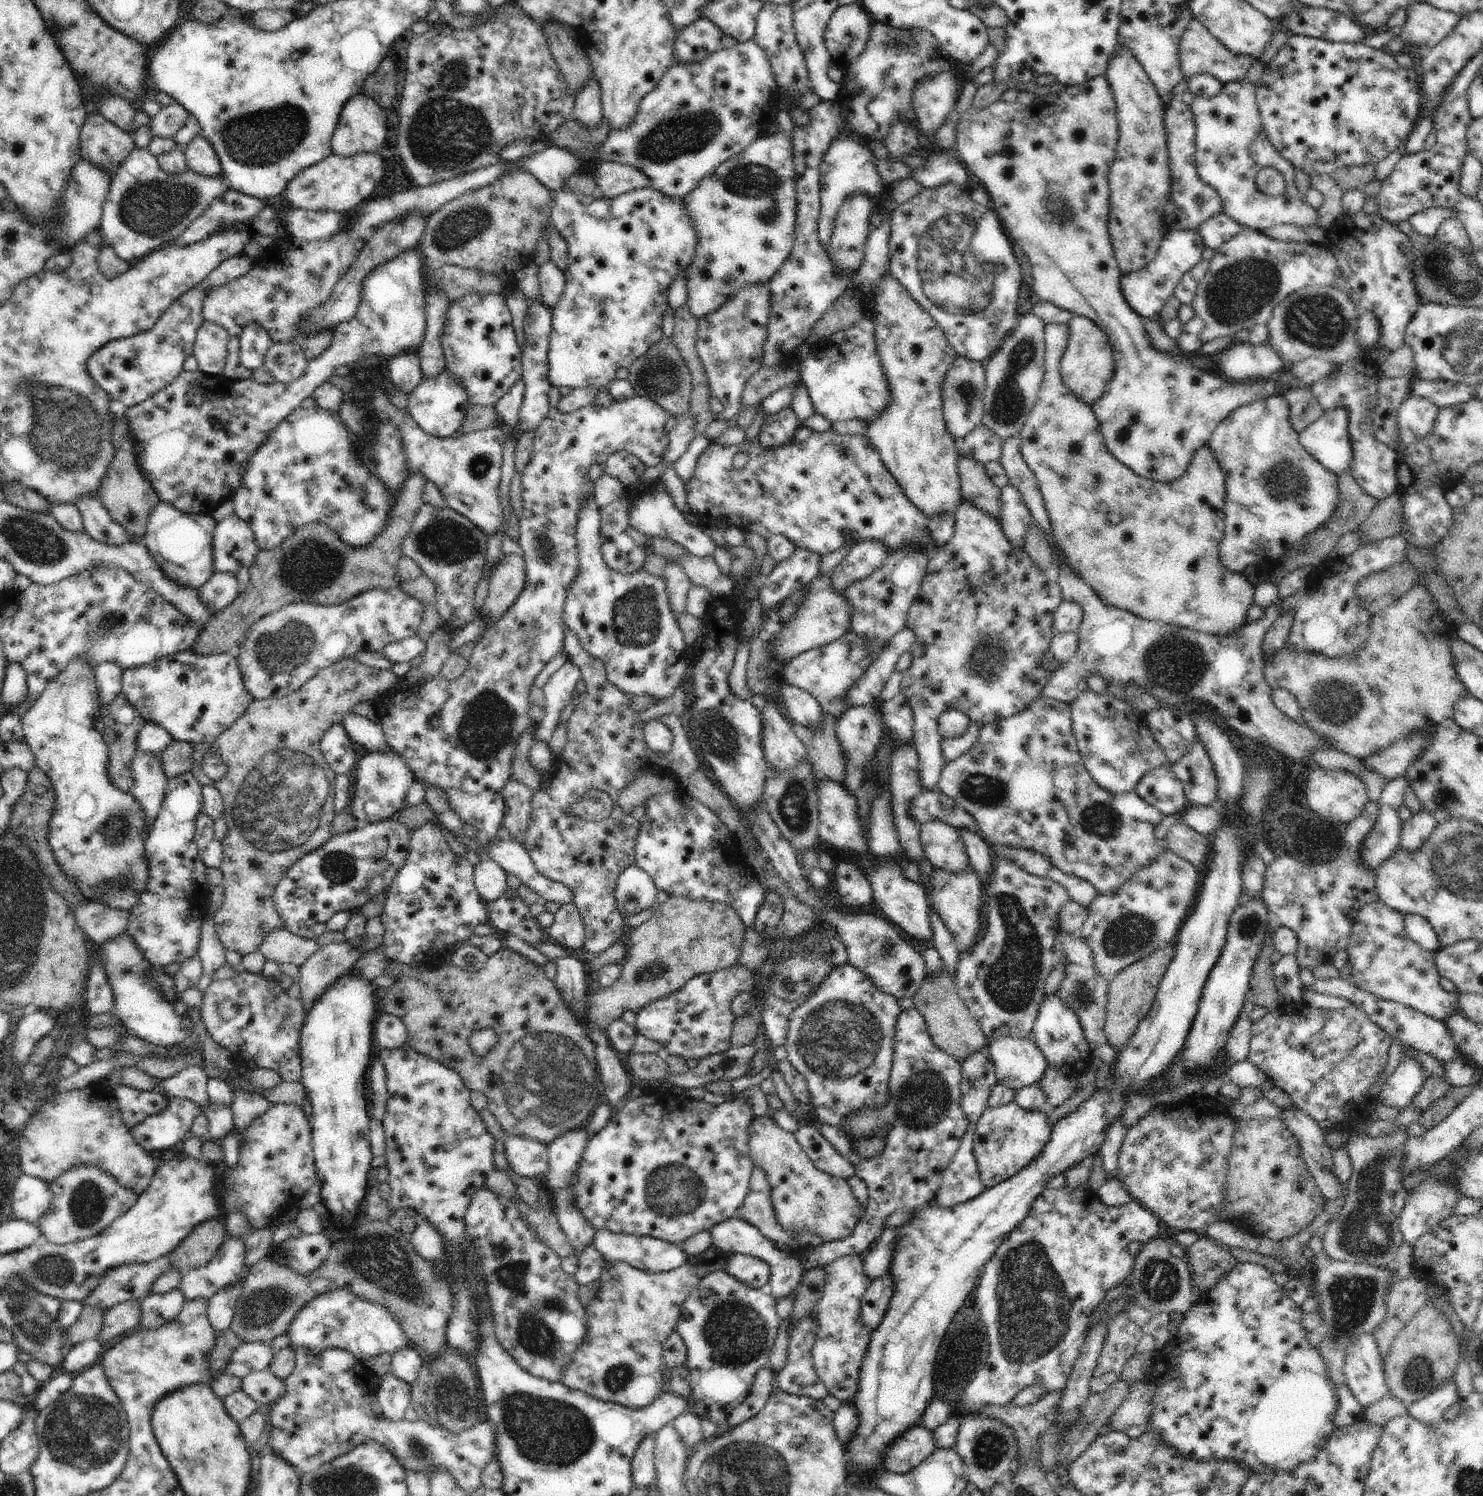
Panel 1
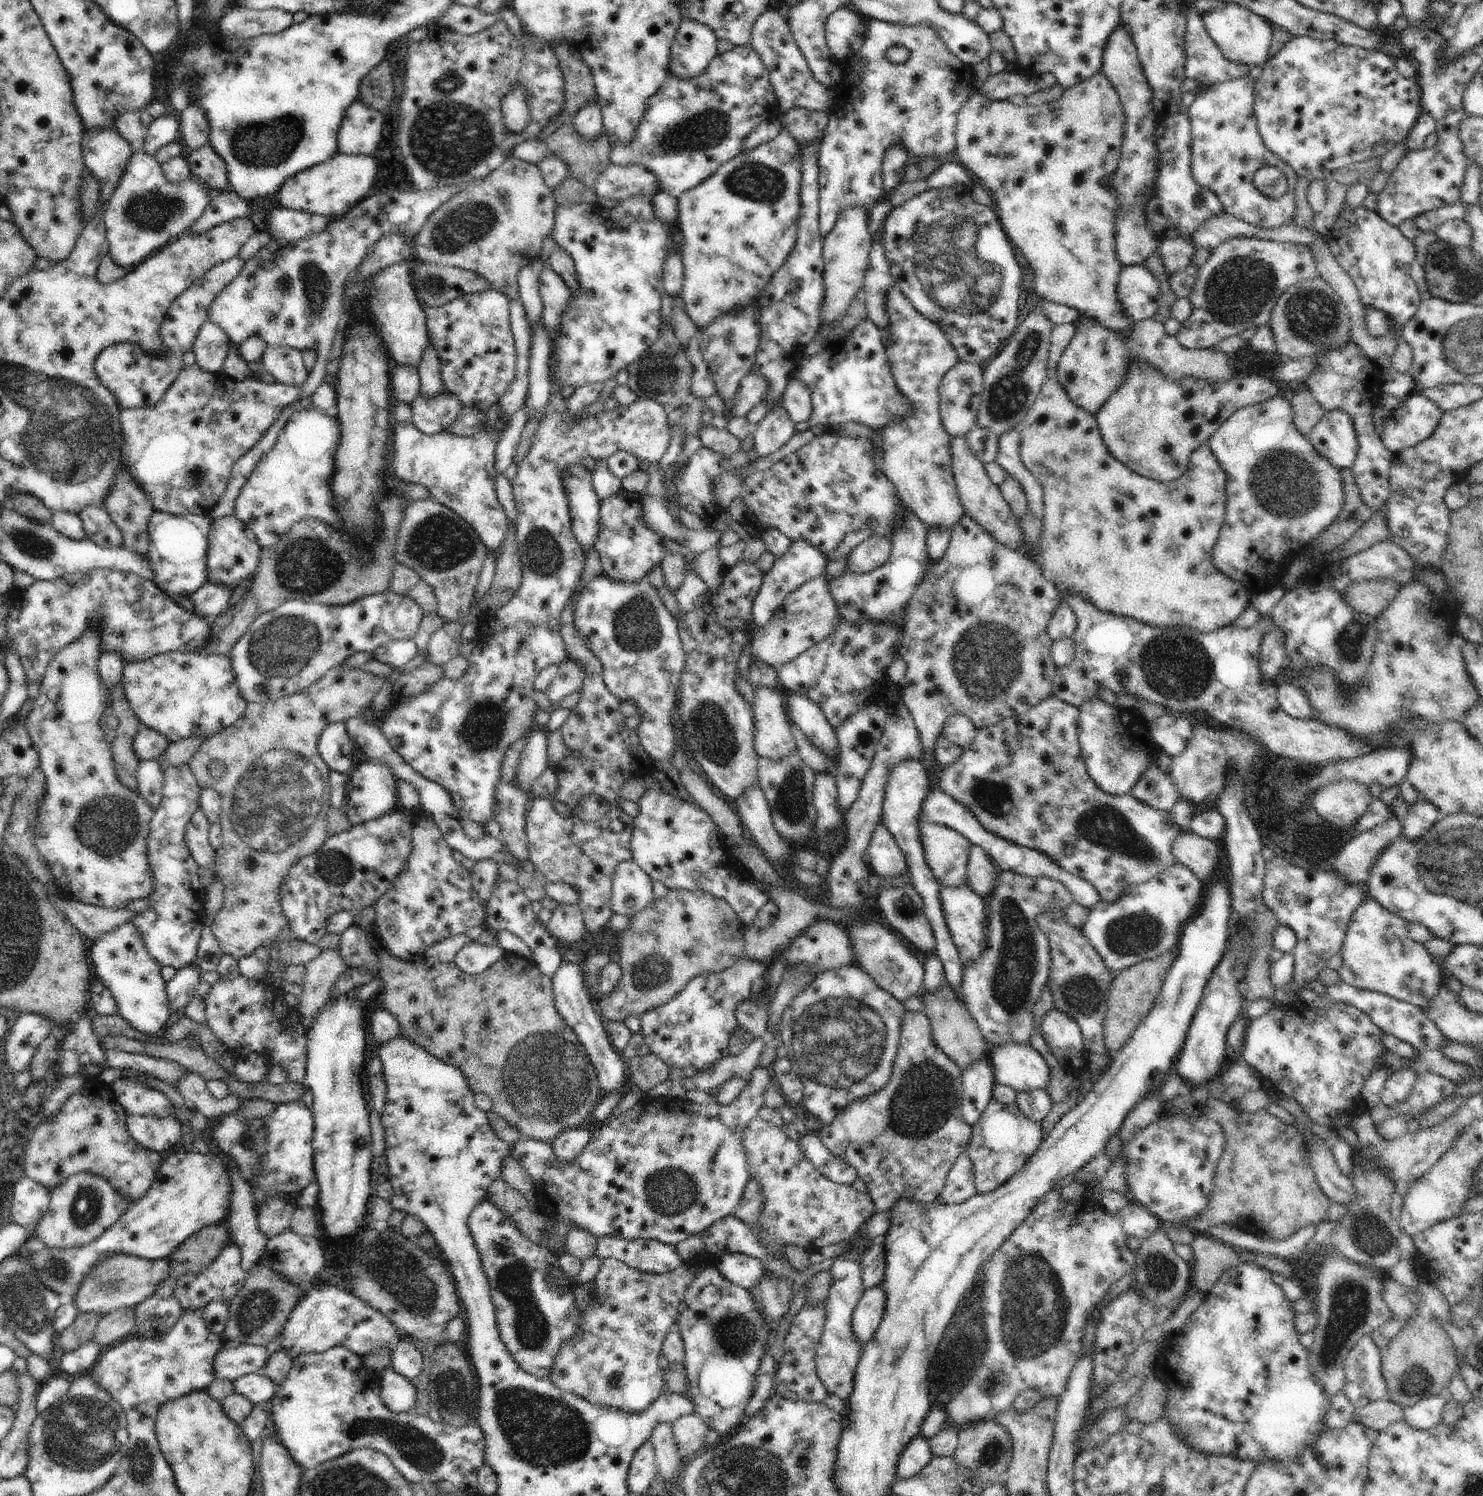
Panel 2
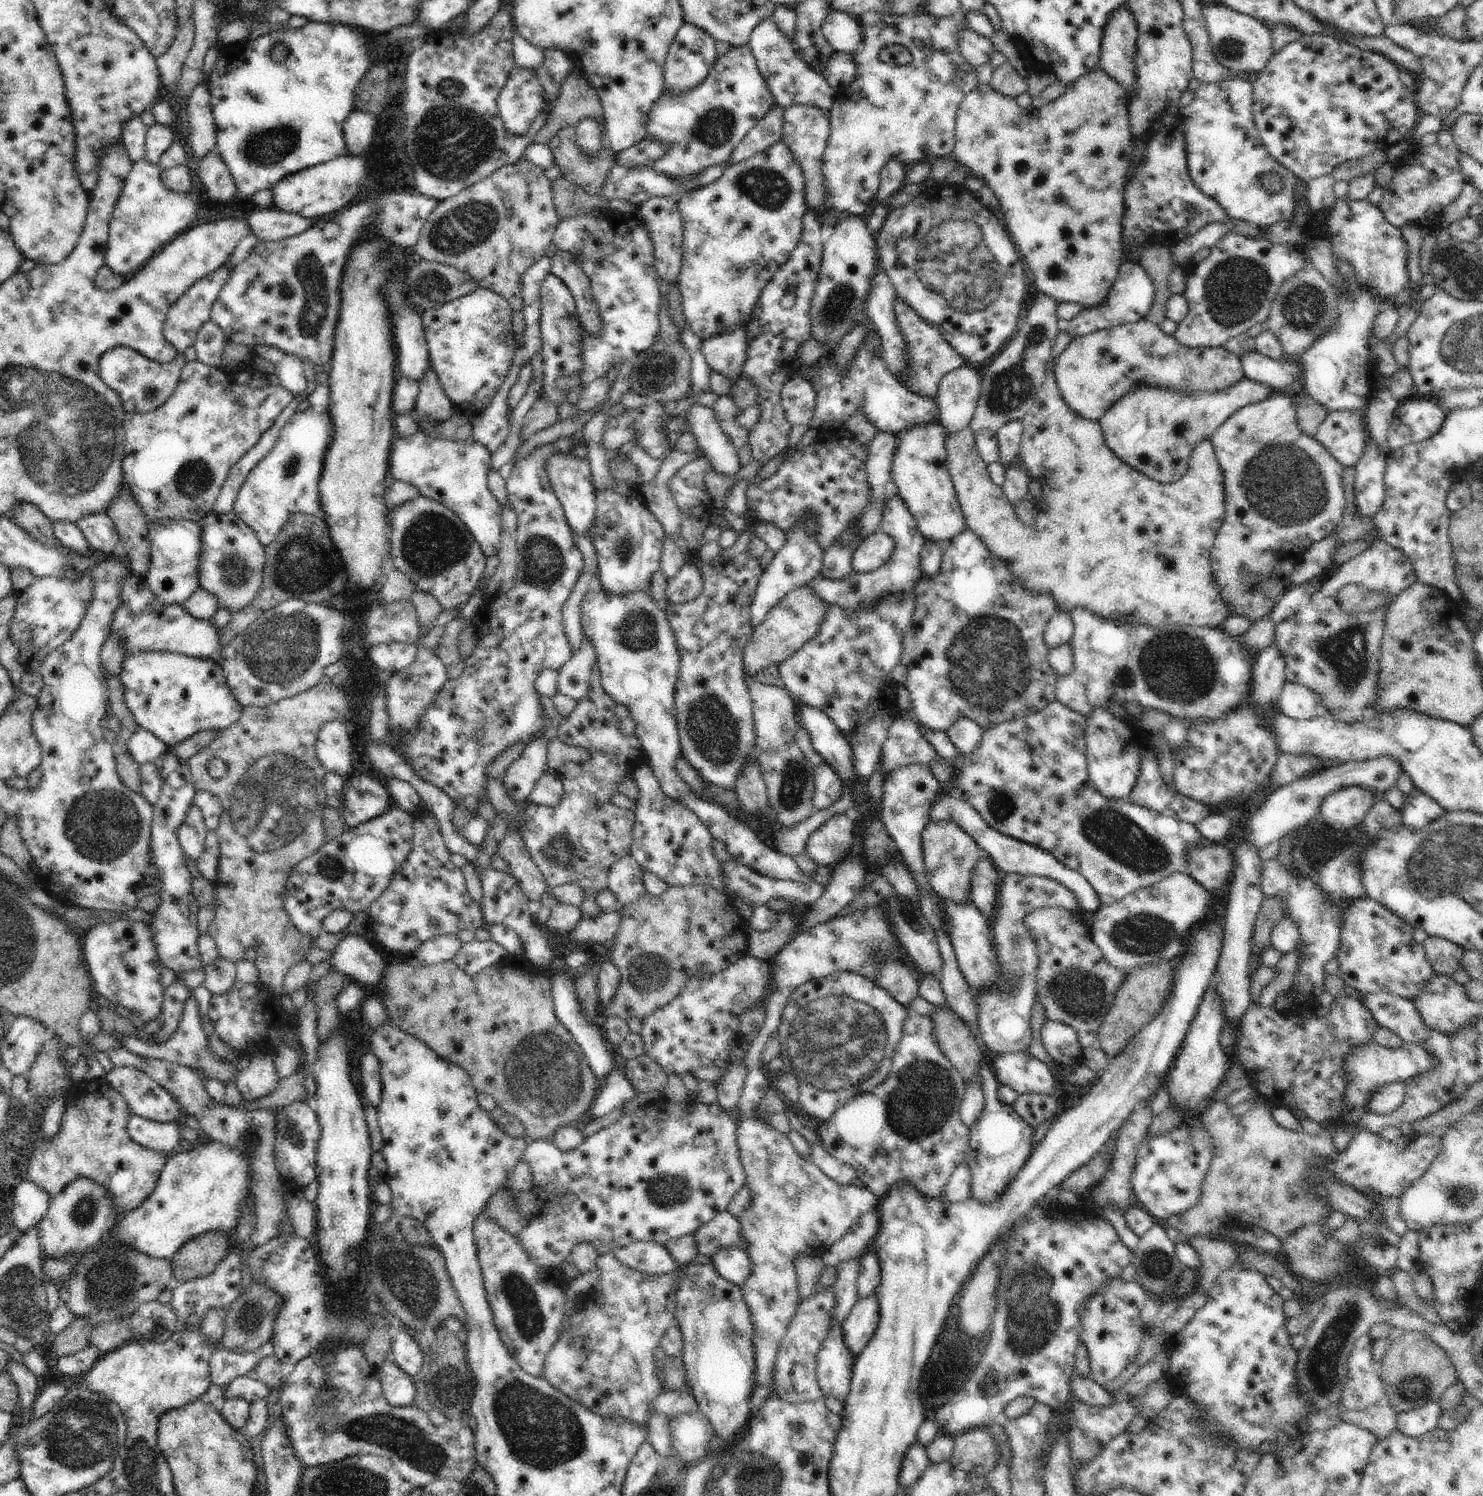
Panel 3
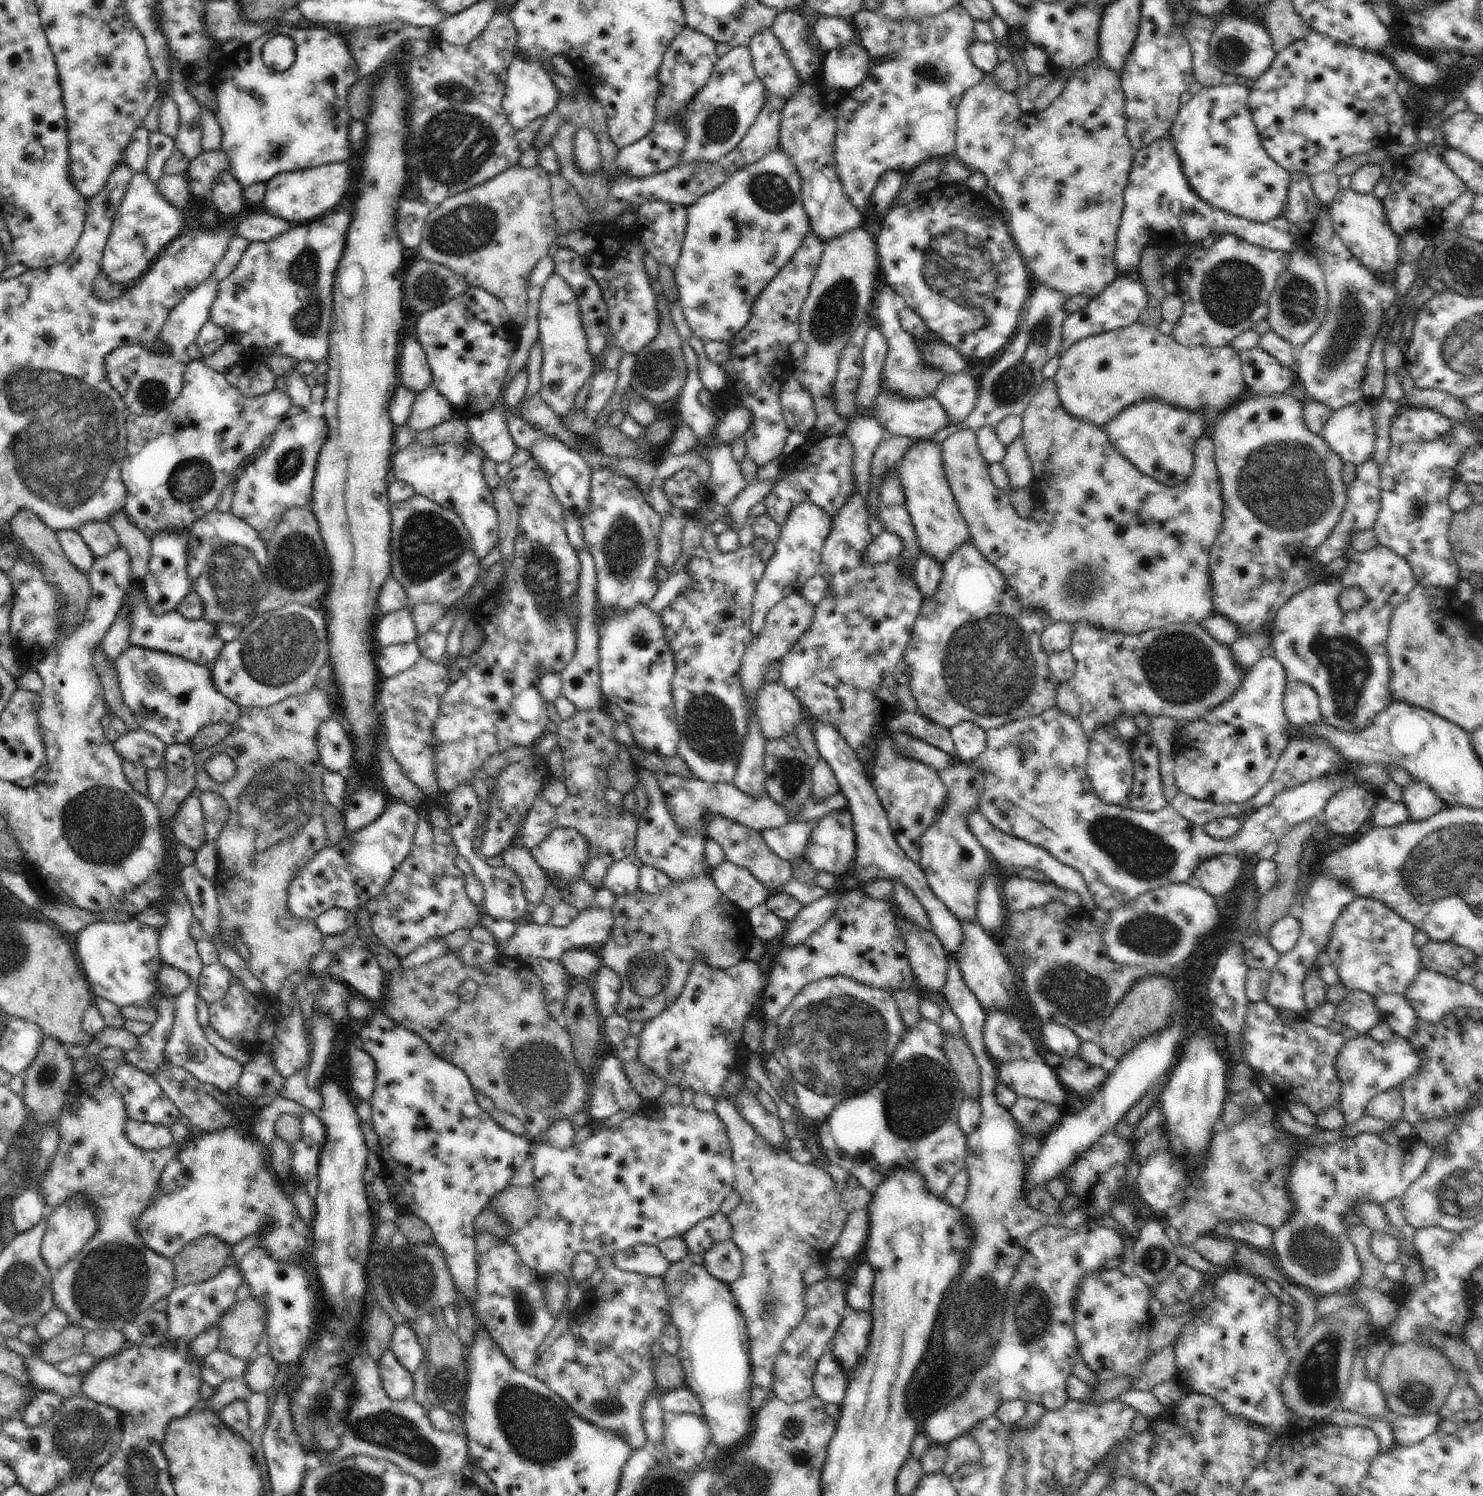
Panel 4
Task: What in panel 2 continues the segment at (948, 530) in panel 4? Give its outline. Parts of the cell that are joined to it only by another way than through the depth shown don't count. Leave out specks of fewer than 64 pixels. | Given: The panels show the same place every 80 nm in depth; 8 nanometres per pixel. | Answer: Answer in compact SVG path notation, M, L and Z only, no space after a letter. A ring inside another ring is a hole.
M892 286L886 294L886 316L890 320L890 344L884 348L884 354L898 390L912 404L912 412L902 420L876 430L880 436L878 448L884 454L883 472L898 489L902 503L927 528L953 530L965 513L952 473L952 436L942 426L940 417L939 388L944 376L958 364L959 358L946 340L945 332L918 313L898 286Z

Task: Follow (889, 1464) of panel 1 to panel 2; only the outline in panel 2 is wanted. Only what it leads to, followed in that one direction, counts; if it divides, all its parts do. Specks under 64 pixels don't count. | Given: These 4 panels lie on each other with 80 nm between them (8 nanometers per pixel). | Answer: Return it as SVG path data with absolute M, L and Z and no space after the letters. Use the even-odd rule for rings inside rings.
M922 1434L914 1436L912 1440L906 1444L904 1452L902 1452L900 1458L898 1458L896 1477L901 1480L908 1480L908 1478L916 1476L932 1458L932 1448L929 1441L924 1438Z

